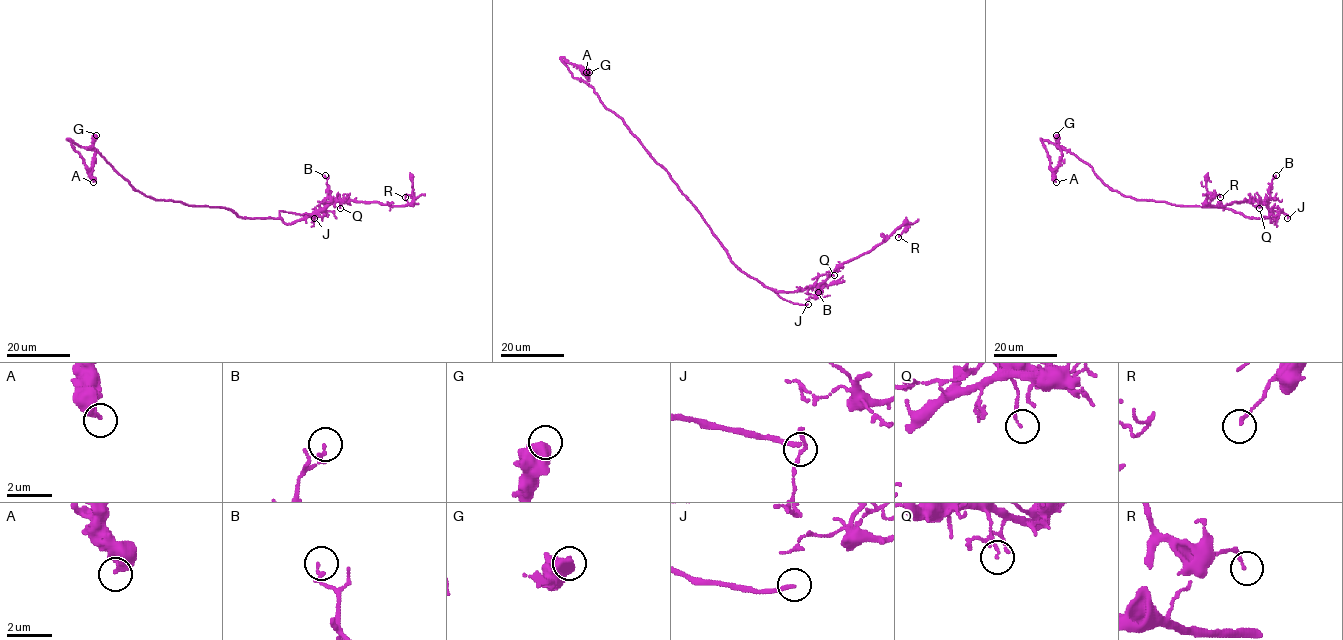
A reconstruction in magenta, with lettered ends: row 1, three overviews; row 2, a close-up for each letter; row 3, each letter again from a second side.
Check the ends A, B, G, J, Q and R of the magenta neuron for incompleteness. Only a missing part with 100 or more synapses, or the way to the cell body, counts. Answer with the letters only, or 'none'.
J

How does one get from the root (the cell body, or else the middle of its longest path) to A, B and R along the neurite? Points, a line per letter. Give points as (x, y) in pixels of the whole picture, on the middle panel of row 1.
A: (697, 210), (624, 121), (605, 107), (592, 87), (574, 78), (560, 58), (580, 66), (586, 72)
B: (697, 210), (728, 257), (742, 272), (777, 291), (799, 291), (824, 283), (818, 292)
R: (697, 210), (728, 257), (742, 272), (777, 291), (817, 287), (842, 264), (870, 252), (907, 223), (898, 237)

